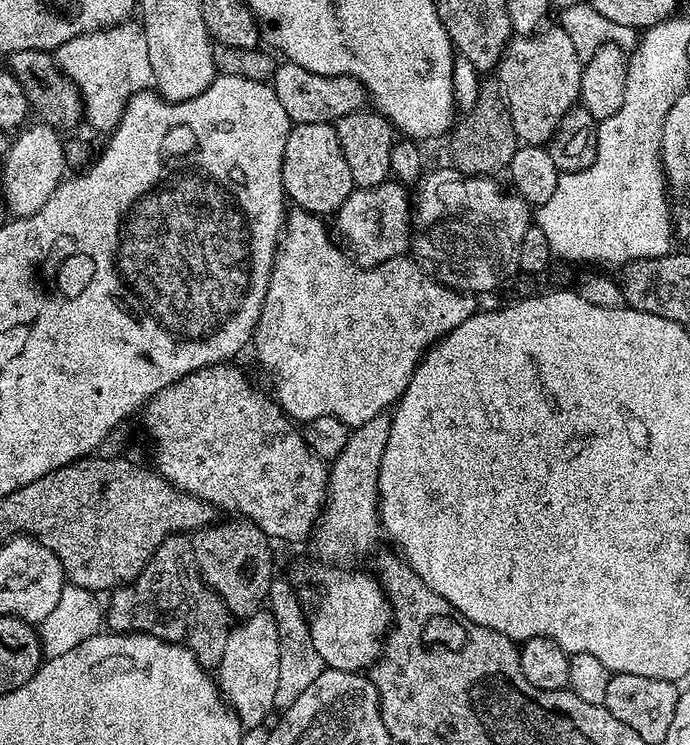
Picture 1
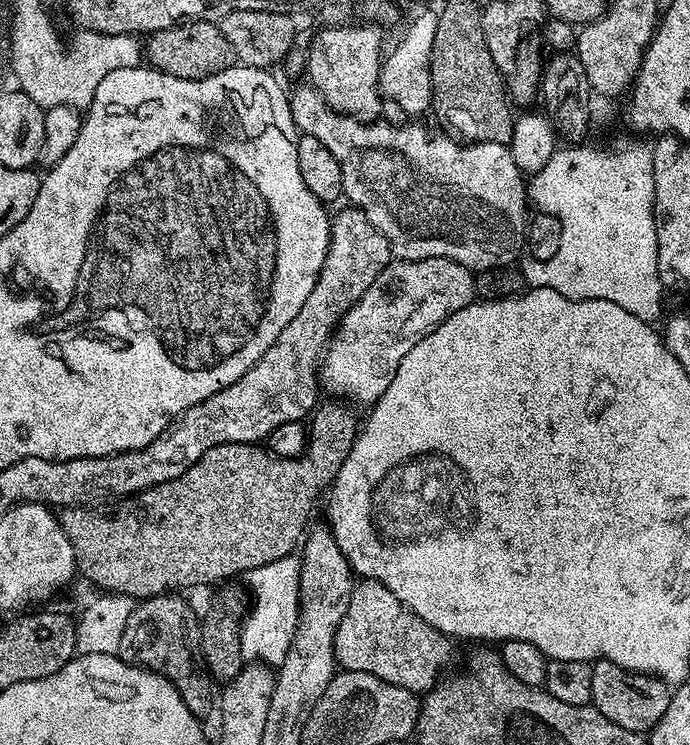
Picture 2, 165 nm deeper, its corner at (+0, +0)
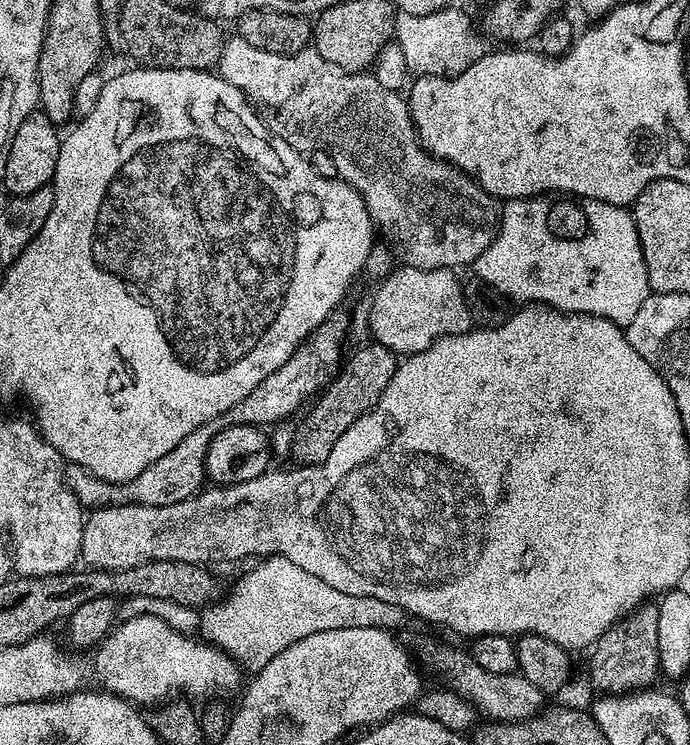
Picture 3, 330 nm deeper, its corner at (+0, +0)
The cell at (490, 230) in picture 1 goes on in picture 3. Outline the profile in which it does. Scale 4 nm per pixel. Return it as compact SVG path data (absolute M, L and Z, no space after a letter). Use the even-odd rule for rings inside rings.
M232 34L224 41L218 75L259 105L265 117L272 116L270 127L275 135L289 142L295 141L295 136L305 136L334 158L336 176L364 199L373 225L396 251L401 265L460 270L463 264L475 265L495 238L501 216L496 197L453 164L436 159L416 135L407 99L399 91L380 86L367 71L348 72L339 68L322 58L312 46L298 53L271 53L252 46L239 34Z

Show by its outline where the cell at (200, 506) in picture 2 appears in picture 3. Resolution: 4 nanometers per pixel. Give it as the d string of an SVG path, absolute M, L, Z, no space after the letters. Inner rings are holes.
M367 342L352 357L343 361L336 375L328 381L326 387L319 393L312 413L305 418L294 432L291 459L297 465L321 464L330 458L330 450L334 450L334 442L358 422L378 402L378 398L390 386L390 378L394 378L398 363L397 353L391 352L386 346L375 342Z

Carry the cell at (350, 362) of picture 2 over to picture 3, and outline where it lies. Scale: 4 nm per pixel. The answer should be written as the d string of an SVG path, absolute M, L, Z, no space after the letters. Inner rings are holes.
M396 266L372 296L372 309L368 312L371 339L391 352L411 354L425 352L442 336L461 336L472 331L474 321L466 306L464 285L456 276L459 275L450 268Z

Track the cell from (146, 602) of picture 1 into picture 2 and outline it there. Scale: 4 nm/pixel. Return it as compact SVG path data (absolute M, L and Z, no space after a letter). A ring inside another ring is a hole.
M180 594L152 596L139 601L126 623L118 655L128 664L136 664L150 672L166 677L178 690L182 702L196 716L207 718L212 712L214 681L204 665L204 651L200 649L201 621Z

